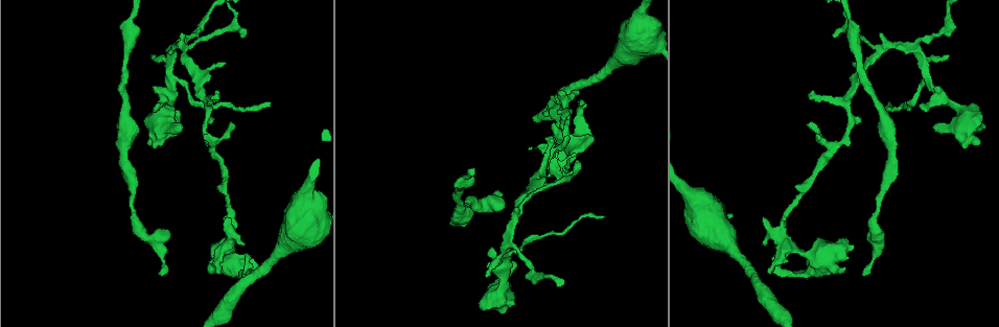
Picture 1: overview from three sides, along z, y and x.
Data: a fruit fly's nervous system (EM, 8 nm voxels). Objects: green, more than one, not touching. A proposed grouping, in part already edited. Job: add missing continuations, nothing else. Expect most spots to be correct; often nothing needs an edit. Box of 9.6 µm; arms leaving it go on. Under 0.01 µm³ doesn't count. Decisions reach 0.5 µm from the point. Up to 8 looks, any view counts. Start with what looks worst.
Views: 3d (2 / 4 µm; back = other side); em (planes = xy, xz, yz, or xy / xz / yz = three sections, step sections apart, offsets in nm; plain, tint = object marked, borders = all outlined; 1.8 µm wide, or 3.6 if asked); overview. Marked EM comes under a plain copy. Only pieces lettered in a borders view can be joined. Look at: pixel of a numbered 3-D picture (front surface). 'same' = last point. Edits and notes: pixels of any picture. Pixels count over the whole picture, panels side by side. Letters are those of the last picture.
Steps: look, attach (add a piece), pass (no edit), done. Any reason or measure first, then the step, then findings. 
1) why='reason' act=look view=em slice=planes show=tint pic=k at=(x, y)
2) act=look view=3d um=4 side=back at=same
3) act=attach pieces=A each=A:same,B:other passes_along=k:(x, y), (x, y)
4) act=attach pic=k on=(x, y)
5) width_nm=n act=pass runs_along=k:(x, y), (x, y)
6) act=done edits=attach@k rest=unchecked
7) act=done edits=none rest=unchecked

why='long arm stops here' act=look view=em slice=planes show=borders pic=1 at=(159, 275)

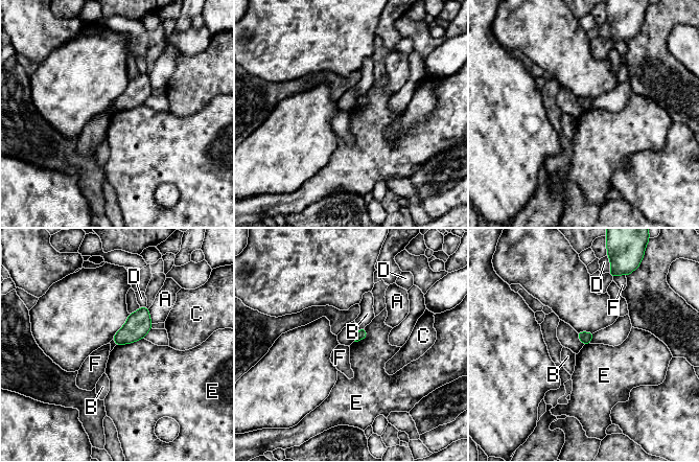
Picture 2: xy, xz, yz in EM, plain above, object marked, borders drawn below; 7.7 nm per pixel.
longest_contact=E:220nm act=pass each=A:other,B:other,C:other,D:other,E:other,F:other found='none of them fits'

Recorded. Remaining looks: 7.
why='two arms in line, one across' act=look view=3d um=2 pic=1 at=(212, 150)

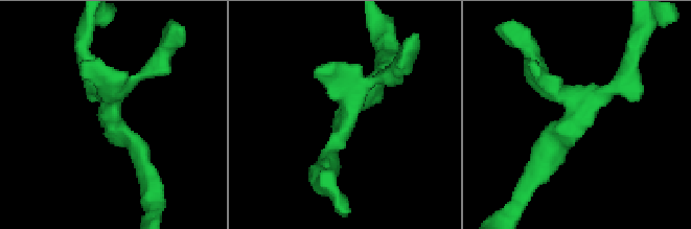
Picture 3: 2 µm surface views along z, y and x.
why='need the tissue' act=look view=em slice=yz step=4 show=tint pic=3 at=(340, 115)

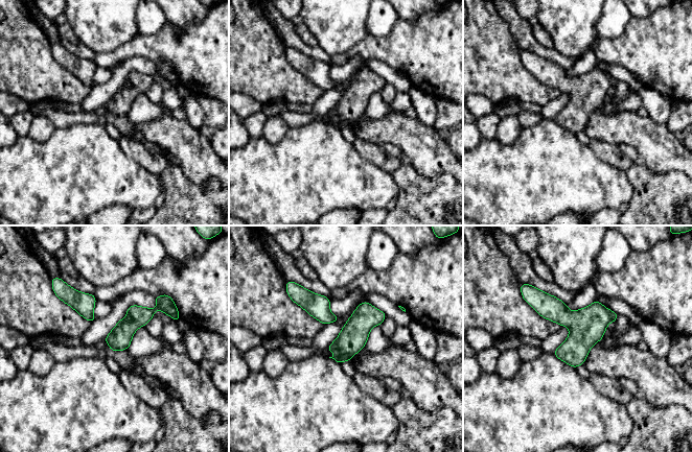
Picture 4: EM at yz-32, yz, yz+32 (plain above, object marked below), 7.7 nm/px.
why='what lies round it' act=look view=em slice=yz step=4 show=borders at=same

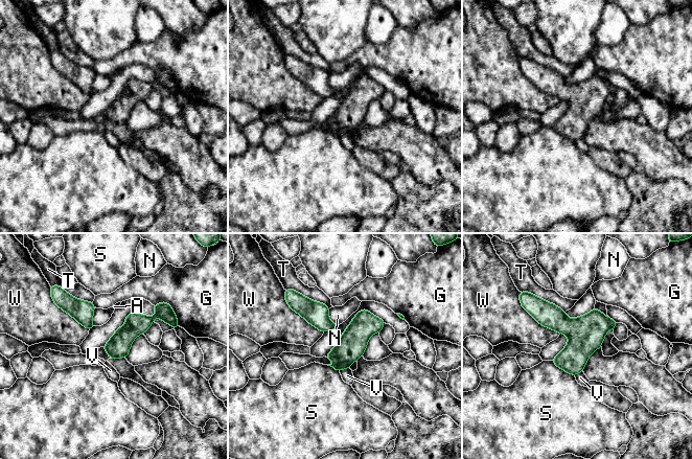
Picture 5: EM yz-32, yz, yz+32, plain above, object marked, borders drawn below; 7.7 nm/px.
width_nm=180 act=pass each=A:other,G:other,N:other,S:other,T:other,V:other,W:other runs_along=5:(158, 310), (112, 356) found='none of them fits'

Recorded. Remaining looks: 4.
why='branch stops here' act=look view=3d um=2 pic=1 at=(551, 141)

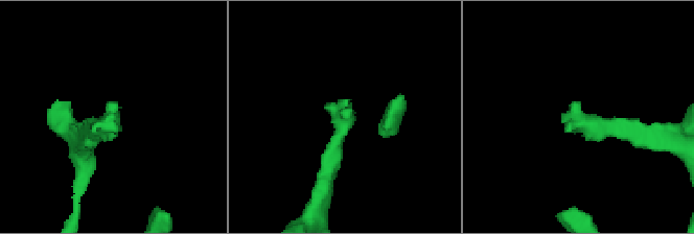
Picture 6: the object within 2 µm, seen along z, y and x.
act=look view=em slice=planes show=borders pic=6 at=(571, 105)

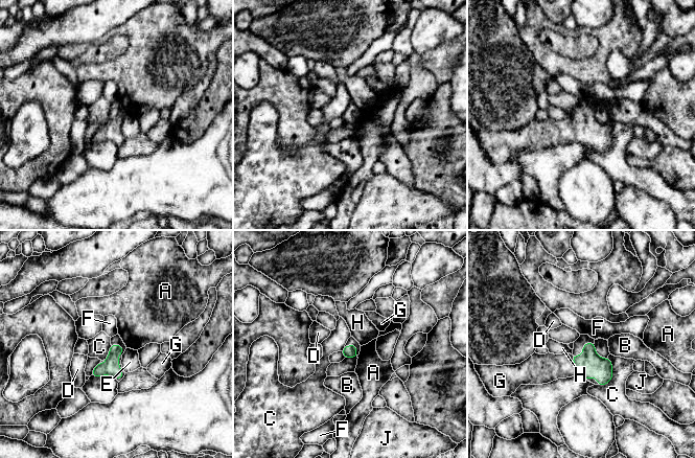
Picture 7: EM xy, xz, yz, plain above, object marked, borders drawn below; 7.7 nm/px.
act=attach pieces=G each=A:other,B:other,C:other,D:other,E:other,F:other,G:same,H:other,J:other found='the neuron continues'

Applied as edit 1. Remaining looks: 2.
act=look view=overview

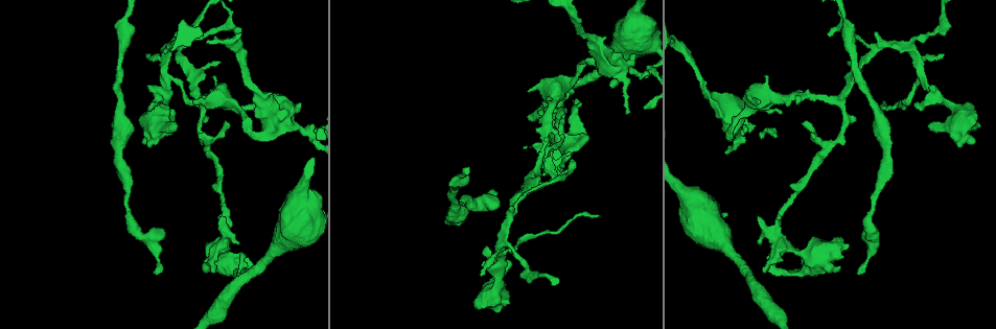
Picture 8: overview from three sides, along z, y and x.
why='branch stops here' act=look view=em slice=planes show=borders pic=8 at=(599, 215)

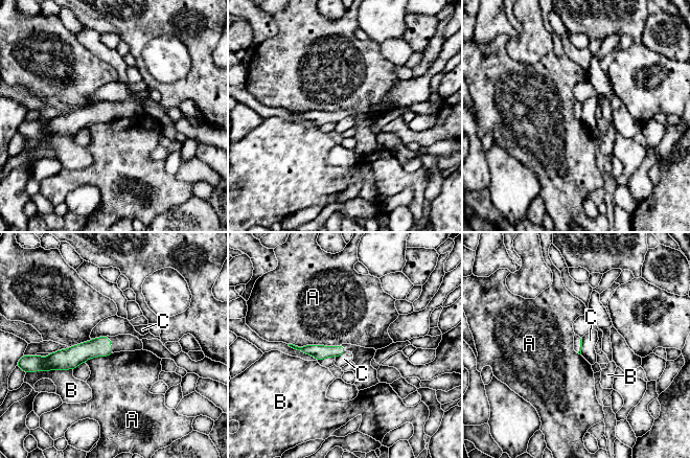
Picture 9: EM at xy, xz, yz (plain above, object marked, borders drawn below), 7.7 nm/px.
act=pass each=A:other,B:other,C:other runs_along=9:(108, 342), (70, 359), (49, 361) found='no lettered piece goes on from it'

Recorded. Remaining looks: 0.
act=done edits=attach@7 rest=unchecked

